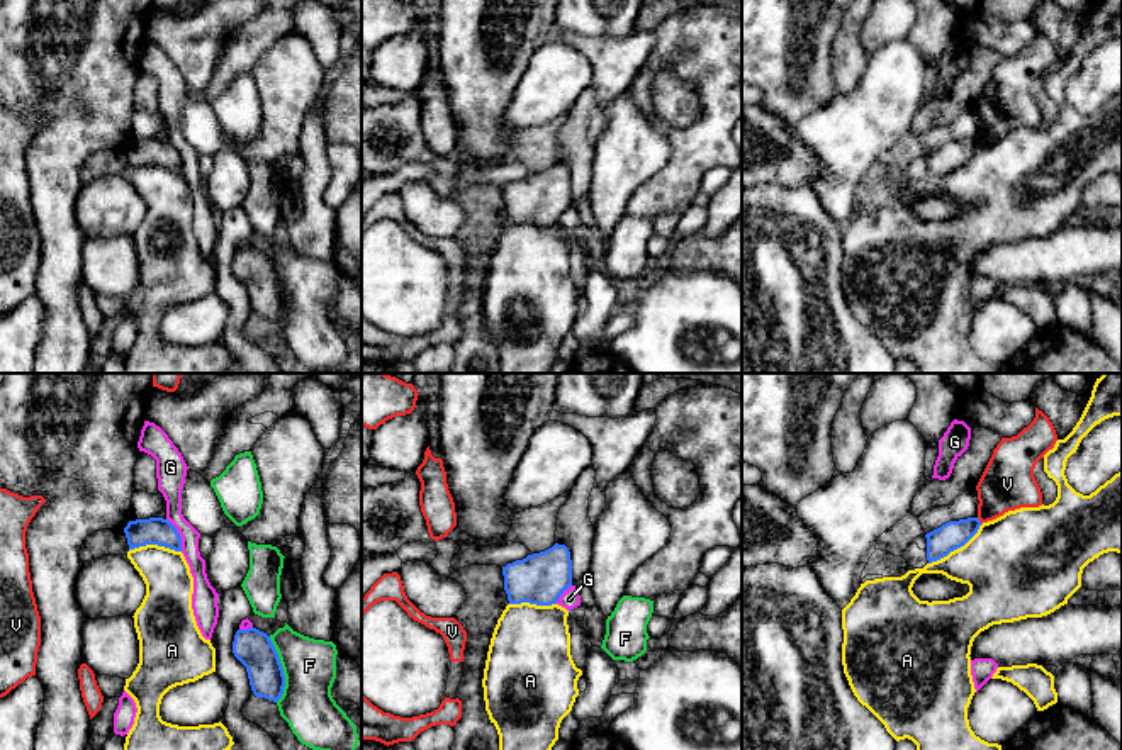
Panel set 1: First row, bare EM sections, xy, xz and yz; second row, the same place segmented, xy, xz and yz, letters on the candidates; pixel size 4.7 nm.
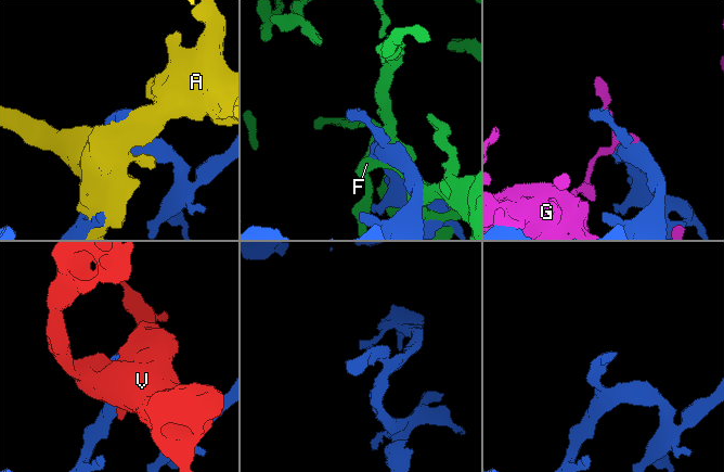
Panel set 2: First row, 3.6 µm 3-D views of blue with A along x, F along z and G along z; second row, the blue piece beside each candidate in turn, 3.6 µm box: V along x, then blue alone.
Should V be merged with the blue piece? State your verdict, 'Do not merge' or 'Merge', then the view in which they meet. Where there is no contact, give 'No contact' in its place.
Do not merge. Touches blue in yz

